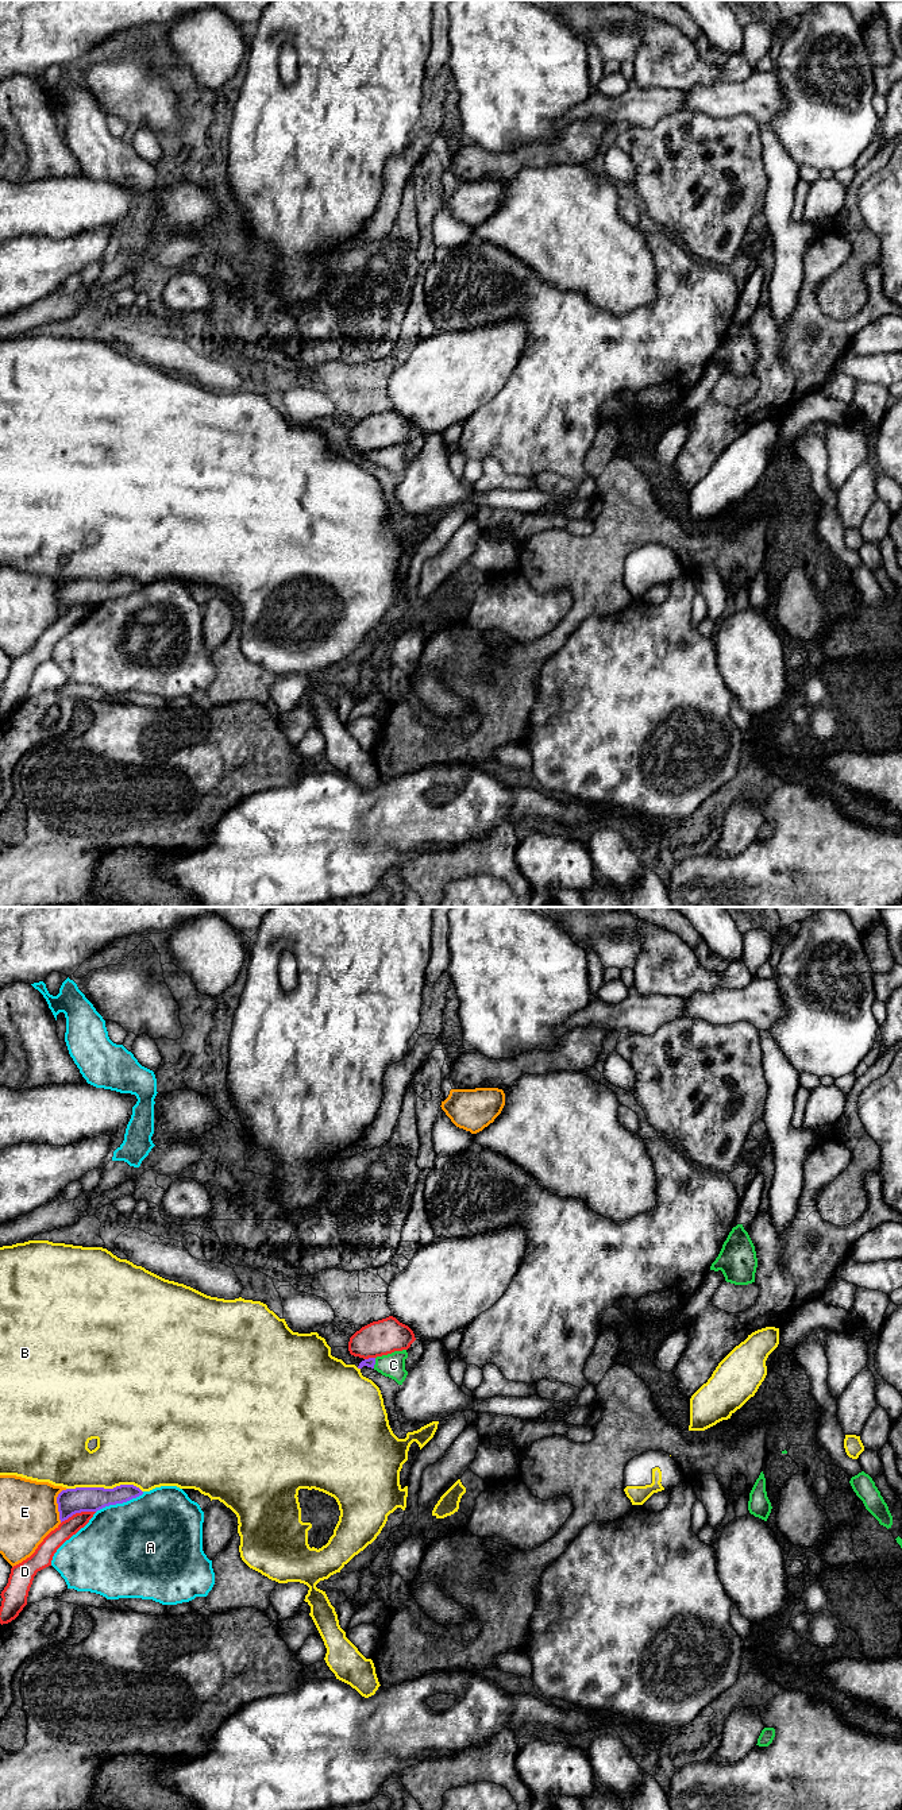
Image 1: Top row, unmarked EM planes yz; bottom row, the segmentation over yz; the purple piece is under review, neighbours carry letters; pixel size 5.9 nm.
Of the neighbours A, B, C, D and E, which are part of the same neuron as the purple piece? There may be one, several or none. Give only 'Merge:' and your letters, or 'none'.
Merge: C

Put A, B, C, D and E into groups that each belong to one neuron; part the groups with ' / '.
A / B / C / D / E

